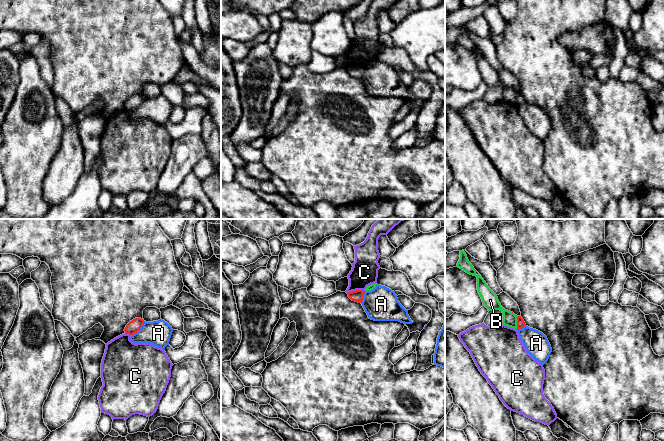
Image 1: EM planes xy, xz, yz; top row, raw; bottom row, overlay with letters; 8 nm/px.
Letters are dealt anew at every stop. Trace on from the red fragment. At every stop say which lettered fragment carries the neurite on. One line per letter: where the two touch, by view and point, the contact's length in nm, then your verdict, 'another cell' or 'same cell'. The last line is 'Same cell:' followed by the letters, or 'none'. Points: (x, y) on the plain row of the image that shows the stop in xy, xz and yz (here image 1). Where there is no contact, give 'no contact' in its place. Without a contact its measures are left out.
A: meets red in xy at (139, 105); contact 160 nm long; another cell
B: meets red in yz at (517, 98); contact 110 nm long; another cell
C: meets red in xz at (356, 66); contact 150 nm long; another cell
Same cell: none

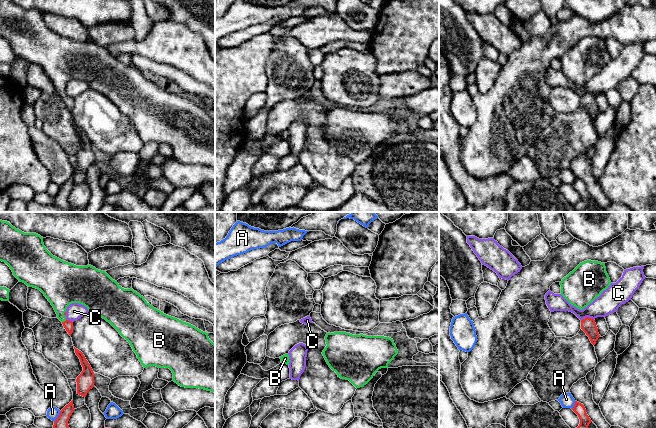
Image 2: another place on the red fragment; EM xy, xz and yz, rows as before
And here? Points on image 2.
A: meets red in xy at (58, 192); contact 100 nm long; another cell
B: meets red in xy at (64, 97); contact 50 nm long; same cell
C: meets red in yz at (588, 93); contact 70 nm long; another cell
Same cell: B

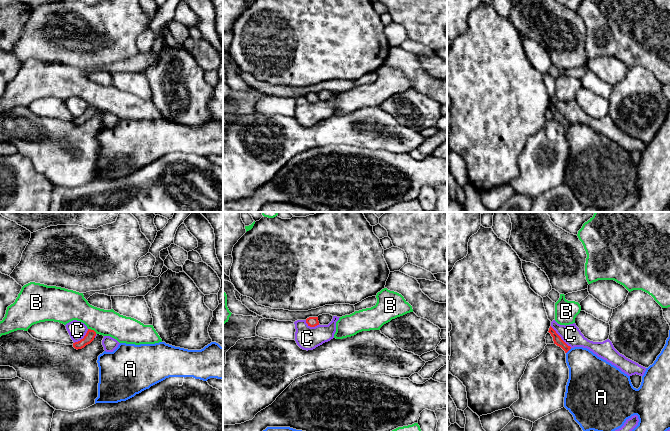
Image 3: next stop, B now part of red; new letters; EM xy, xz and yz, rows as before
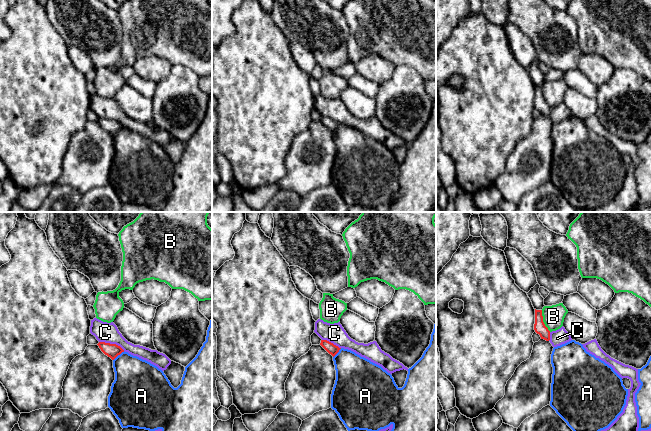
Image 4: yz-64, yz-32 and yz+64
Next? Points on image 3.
A: meets red in yz at (568, 126); contact 60 nm long; another cell
B: meets red in xy at (92, 106); contact 80 nm long; another cell
C: meets red in yz at (560, 113); contact 240 nm long; another cell
Same cell: none

